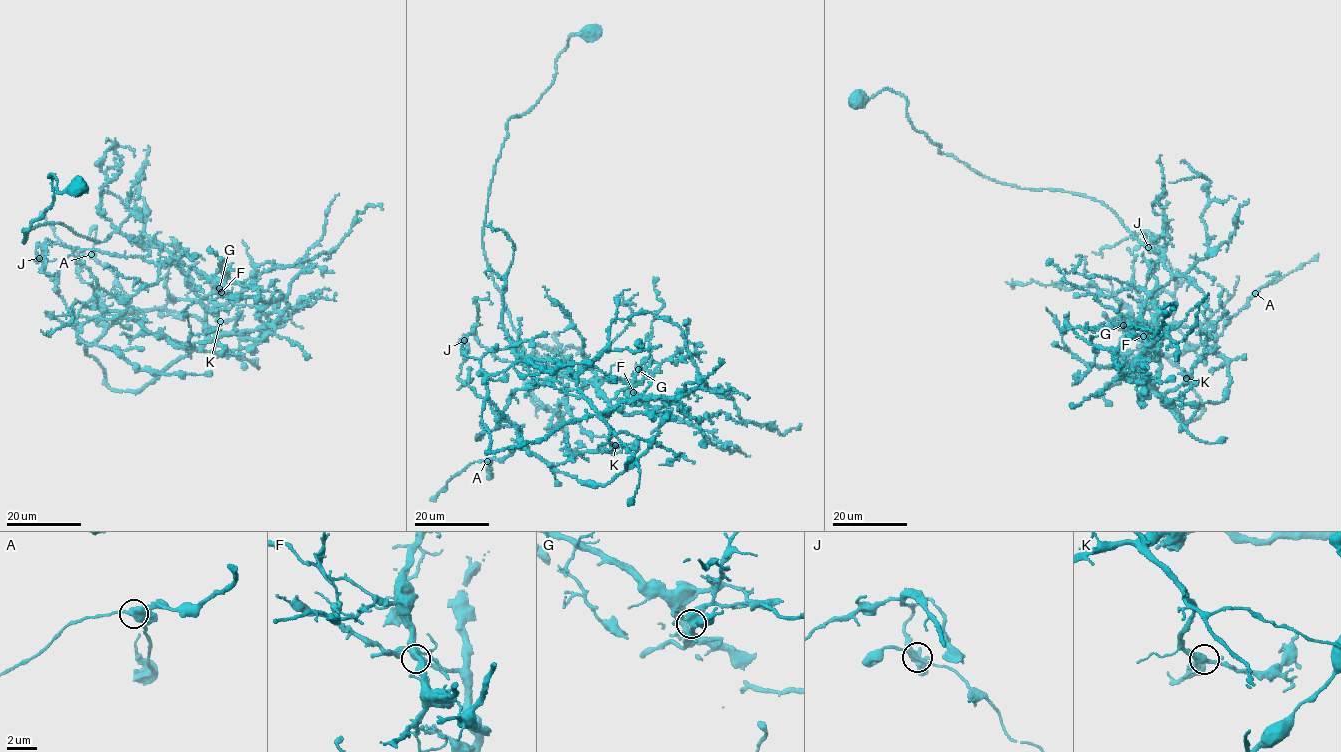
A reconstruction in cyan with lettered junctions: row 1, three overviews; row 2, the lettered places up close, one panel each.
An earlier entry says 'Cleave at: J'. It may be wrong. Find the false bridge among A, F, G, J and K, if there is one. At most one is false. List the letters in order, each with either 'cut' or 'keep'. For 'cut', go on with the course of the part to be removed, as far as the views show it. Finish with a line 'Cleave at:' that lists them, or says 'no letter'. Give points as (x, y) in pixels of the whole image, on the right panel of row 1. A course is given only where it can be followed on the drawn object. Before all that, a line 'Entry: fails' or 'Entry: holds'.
Entry: fails
A: keep
F: keep
G: cut | (1122, 325), (1172, 278), (1162, 249), (1099, 201), (1002, 184), (944, 154), (898, 93), (851, 100)
J: keep
K: keep
Cleave at: G

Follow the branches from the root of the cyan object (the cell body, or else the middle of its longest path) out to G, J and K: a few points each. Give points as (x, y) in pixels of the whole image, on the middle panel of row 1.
G: (592, 31), (569, 37), (552, 83), (508, 121), (482, 248), (529, 360), (572, 389), (630, 389), (638, 369)
J: (592, 31), (569, 37), (552, 83), (508, 121), (482, 248), (524, 355), (568, 388), (596, 380), (464, 340)
K: (592, 31), (569, 37), (552, 83), (508, 121), (482, 248), (524, 355), (568, 388), (596, 379), (615, 445)

